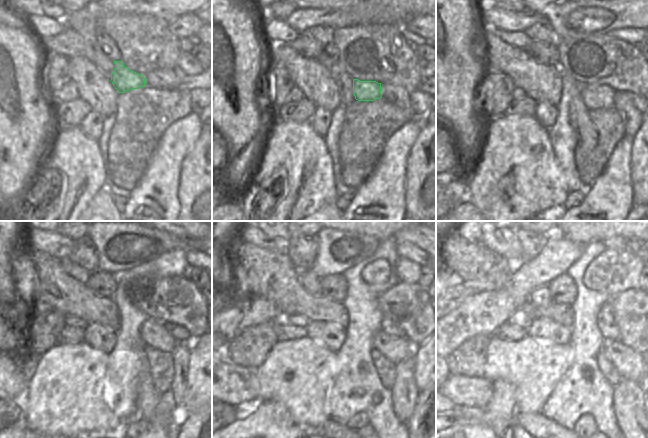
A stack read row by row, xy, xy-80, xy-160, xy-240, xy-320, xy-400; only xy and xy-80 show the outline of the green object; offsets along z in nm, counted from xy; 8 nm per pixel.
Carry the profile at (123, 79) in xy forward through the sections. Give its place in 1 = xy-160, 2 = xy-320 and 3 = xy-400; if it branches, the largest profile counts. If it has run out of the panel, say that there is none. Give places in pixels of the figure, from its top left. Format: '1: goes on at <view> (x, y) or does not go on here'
1: goes on at xy-160 (594, 96)
2: goes on at xy-320 (396, 349)
3: goes on at xy-400 (631, 364)

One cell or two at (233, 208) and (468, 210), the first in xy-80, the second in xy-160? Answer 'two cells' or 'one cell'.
one cell

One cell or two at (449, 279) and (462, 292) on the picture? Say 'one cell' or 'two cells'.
two cells

